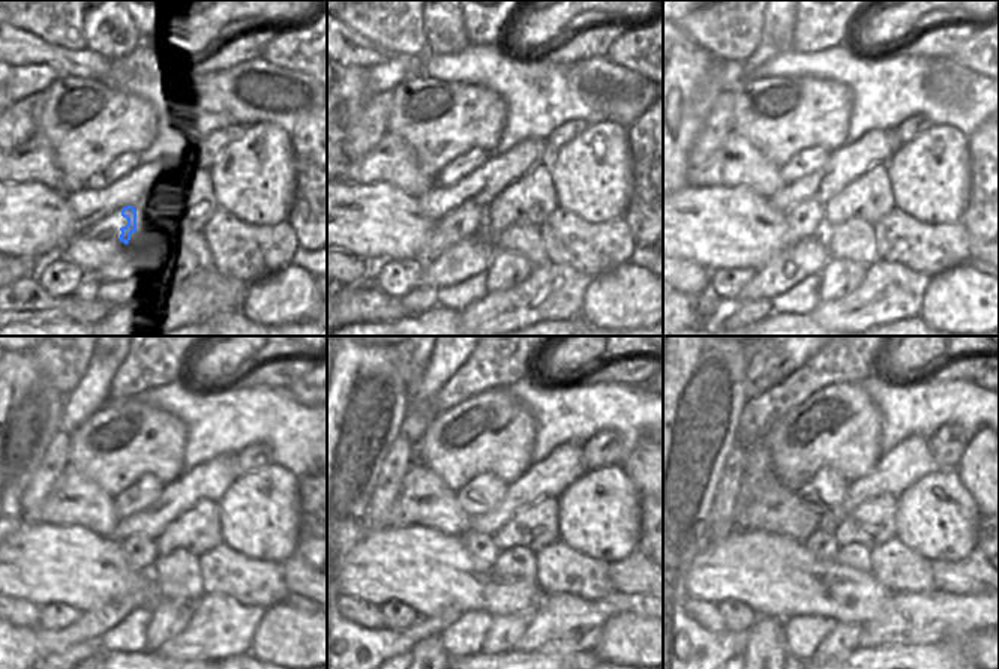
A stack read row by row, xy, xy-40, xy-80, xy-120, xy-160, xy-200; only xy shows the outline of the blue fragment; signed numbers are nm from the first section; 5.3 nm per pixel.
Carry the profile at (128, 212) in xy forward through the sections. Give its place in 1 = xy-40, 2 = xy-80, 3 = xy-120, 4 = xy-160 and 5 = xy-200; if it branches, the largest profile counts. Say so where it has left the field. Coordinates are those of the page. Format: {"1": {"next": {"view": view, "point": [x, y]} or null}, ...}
{"1": {"next": {"view": "xy-40", "point": [473, 216]}}, "2": {"next": {"view": "xy-80", "point": [812, 221]}}, "3": {"next": {"view": "xy-120", "point": [141, 551]}}, "4": {"next": {"view": "xy-160", "point": [482, 548]}}, "5": {"next": {"view": "xy-200", "point": [822, 543]}}}

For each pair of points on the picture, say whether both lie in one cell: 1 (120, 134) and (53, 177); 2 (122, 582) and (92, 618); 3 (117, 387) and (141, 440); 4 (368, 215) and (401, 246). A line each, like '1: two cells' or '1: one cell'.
1: two cells
2: two cells
3: two cells
4: one cell

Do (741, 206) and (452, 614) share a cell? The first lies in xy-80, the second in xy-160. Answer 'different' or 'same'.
different

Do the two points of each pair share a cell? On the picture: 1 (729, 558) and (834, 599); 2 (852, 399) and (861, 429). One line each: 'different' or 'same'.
1: same
2: same

